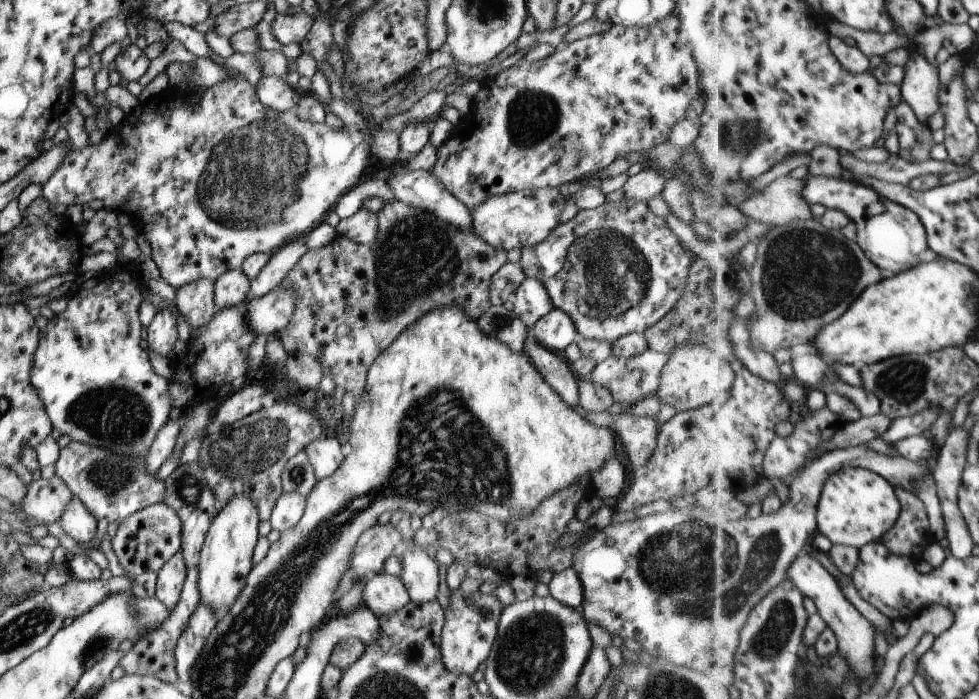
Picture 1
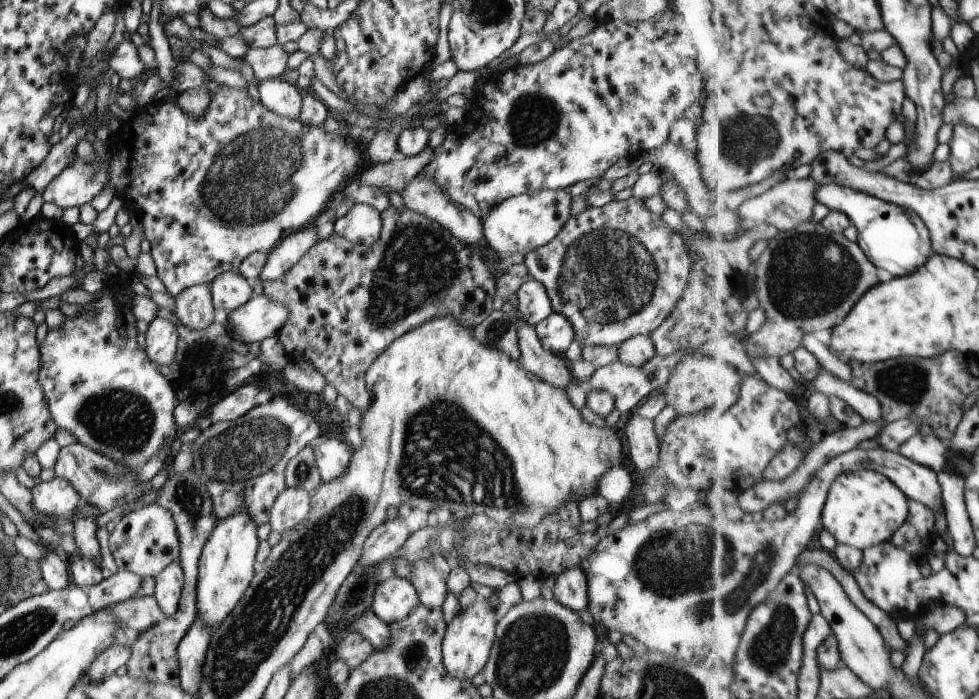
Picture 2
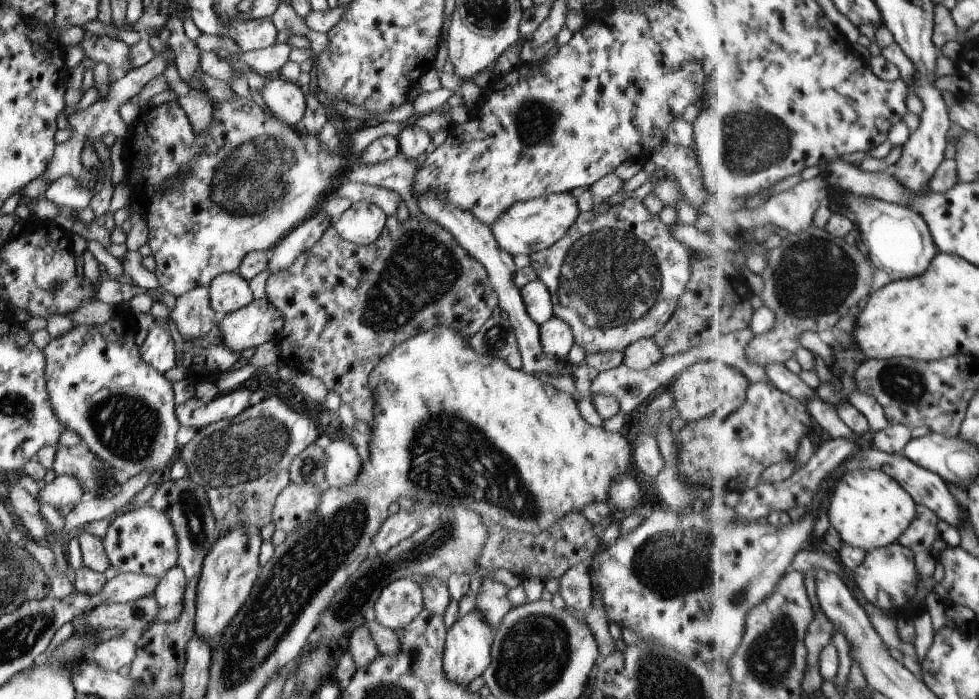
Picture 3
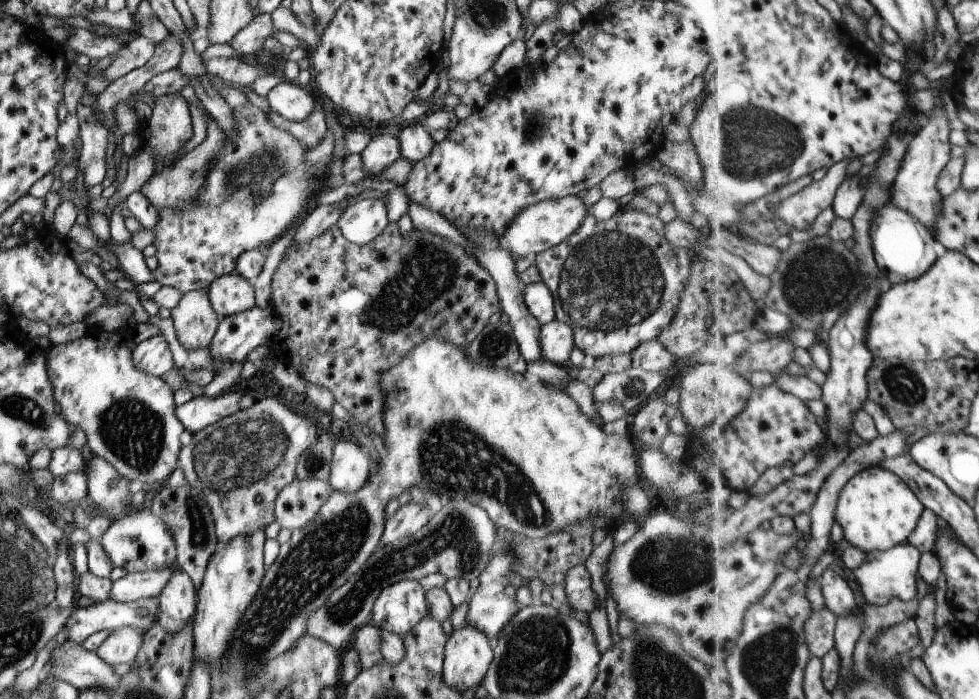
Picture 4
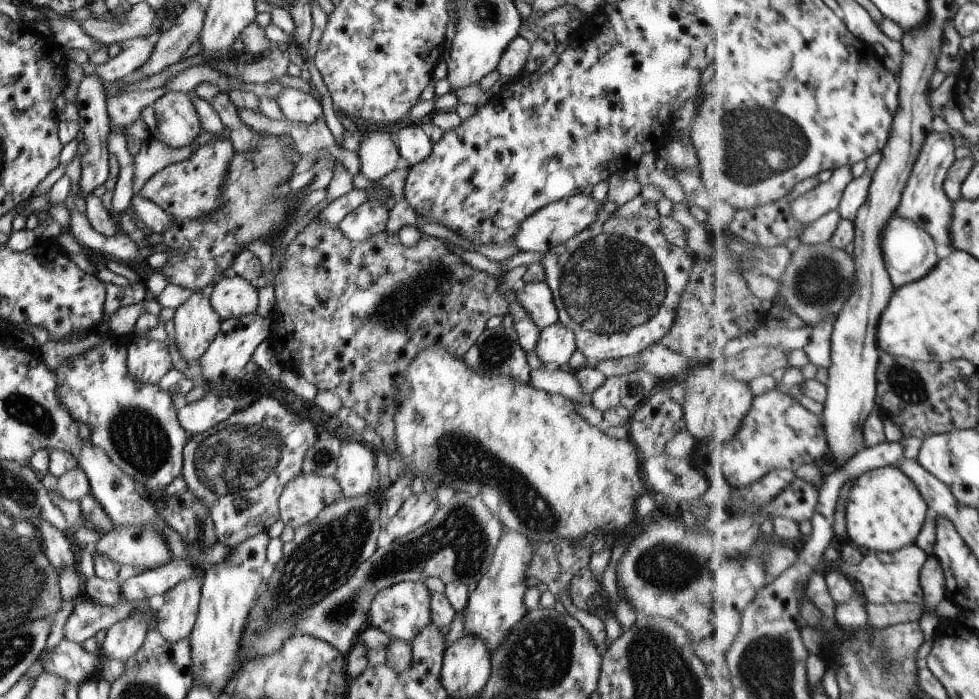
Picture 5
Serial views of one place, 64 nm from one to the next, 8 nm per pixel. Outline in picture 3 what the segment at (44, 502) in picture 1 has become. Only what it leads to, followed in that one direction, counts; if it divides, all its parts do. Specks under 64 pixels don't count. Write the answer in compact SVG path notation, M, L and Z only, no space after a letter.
M56 475L50 484L46 484L42 490L40 489L39 499L50 506L58 508L68 508L78 504L84 488L80 486L80 482L74 476Z

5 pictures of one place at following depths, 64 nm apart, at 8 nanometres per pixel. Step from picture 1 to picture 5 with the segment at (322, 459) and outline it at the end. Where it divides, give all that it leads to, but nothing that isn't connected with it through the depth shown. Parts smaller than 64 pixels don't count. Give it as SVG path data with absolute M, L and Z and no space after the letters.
M357 437L350 442L342 441L338 456L338 470L333 478L338 482L346 498L366 496L378 489L377 464L374 448Z

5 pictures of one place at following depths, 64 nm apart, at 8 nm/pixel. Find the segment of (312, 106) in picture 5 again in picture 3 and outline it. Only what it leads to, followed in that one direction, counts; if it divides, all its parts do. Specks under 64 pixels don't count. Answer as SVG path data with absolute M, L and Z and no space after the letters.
M270 78L262 88L264 104L281 121L291 126L297 125L306 114L305 89L289 81Z

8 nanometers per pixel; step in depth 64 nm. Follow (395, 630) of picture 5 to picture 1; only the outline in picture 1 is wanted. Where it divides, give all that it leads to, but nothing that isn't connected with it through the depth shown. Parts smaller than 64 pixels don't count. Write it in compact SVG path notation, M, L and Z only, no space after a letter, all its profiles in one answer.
M379 571L368 578L363 588L364 605L378 616L392 616L406 608L411 601L410 594L400 577L386 571Z

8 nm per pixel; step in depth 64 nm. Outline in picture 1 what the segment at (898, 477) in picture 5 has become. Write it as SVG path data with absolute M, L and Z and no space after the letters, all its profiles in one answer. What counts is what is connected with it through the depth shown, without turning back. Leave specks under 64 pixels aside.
M846 468L826 483L821 509L818 510L819 533L828 537L834 545L861 549L880 542L901 521L904 512L905 503L889 479L870 469Z

